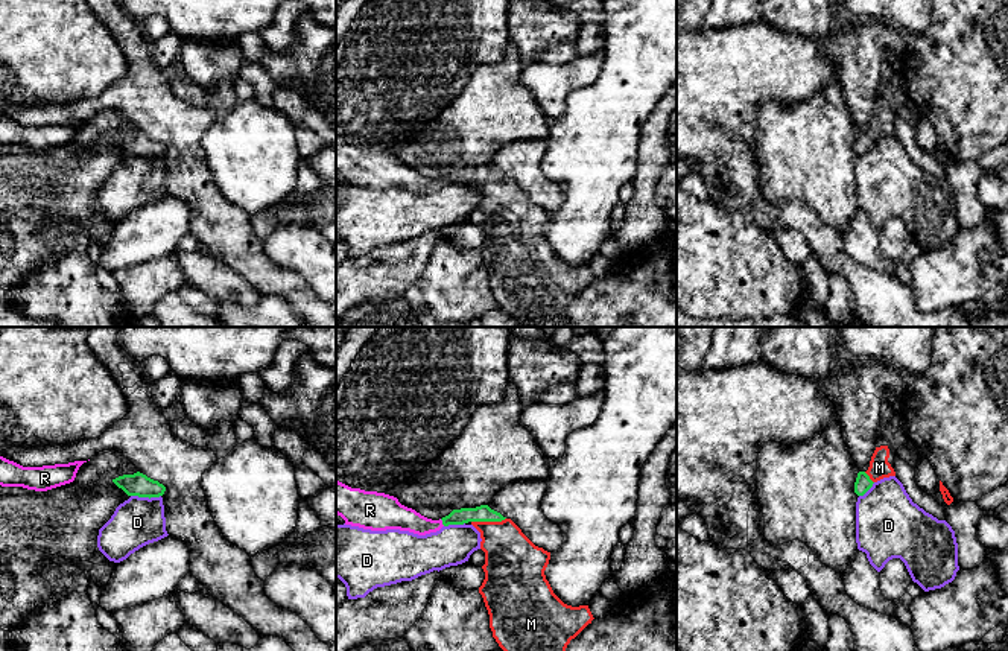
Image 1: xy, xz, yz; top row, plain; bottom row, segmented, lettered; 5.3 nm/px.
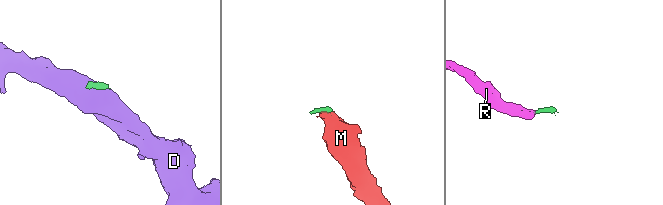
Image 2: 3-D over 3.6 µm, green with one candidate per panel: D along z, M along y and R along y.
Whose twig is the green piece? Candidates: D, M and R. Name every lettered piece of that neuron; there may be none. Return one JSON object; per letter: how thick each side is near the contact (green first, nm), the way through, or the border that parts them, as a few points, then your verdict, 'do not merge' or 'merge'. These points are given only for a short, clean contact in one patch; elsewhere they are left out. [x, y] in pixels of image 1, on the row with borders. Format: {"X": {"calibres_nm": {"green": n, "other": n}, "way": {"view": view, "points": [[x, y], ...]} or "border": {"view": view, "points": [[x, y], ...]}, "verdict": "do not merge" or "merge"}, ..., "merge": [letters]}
{"D": {"calibres_nm": {"green": 120, "other": 260}, "border": {"view": "xy", "points": [[131, 495], [143, 498], [160, 496]]}, "verdict": "do not merge"}, "M": {"calibres_nm": {"green": 90, "other": 280}, "way": {"view": "xz", "points": [[484, 513], [488, 520], [500, 536], [511, 560]]}, "verdict": "merge"}, "R": {"calibres_nm": {"green": 90, "other": 140}, "way": {"view": "xz", "points": [[484, 513], [456, 516], [443, 522], [415, 523], [397, 516]]}, "verdict": "merge"}, "merge": ["M", "R"]}

